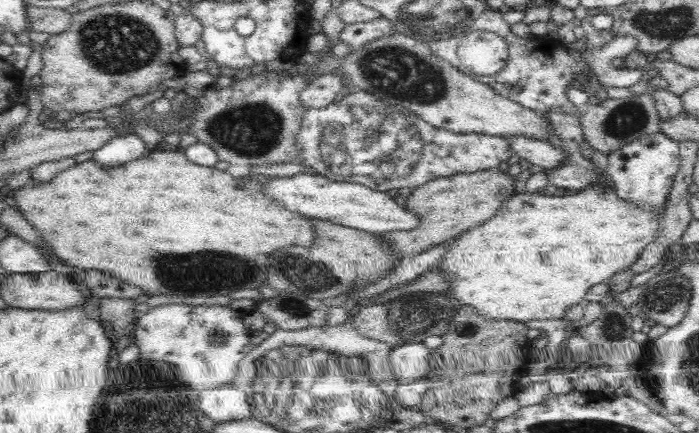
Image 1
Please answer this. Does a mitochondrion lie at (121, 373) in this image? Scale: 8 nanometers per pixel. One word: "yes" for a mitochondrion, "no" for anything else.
no

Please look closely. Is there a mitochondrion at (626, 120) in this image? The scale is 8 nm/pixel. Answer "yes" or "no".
yes

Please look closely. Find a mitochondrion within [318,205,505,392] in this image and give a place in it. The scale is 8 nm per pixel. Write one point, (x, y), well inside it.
(410, 319)

